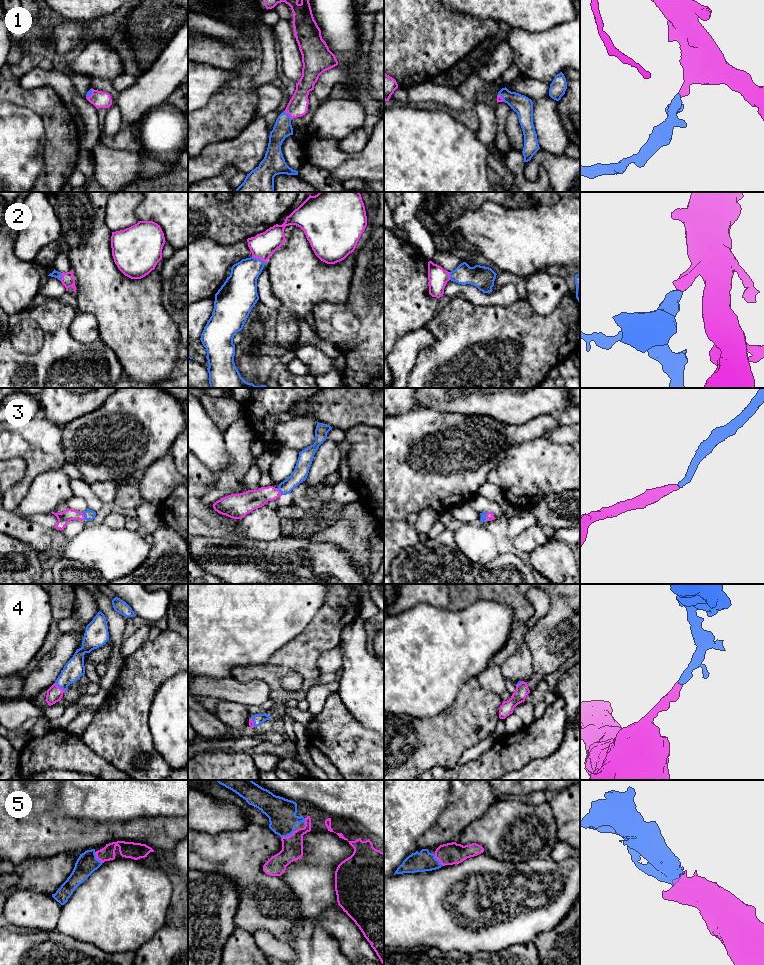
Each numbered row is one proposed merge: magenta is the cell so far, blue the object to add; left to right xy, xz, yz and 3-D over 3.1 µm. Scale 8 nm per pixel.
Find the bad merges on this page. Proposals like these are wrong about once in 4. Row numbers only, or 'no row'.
no row

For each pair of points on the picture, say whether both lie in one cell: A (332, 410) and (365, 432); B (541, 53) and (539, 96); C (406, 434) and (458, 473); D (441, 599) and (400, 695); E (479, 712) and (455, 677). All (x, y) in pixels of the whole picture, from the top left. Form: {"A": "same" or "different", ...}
{"A": "different", "B": "different", "C": "same", "D": "different", "E": "different"}

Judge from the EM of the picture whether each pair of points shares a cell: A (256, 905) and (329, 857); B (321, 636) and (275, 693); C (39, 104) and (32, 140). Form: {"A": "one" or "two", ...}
{"A": "two", "B": "one", "C": "two"}

